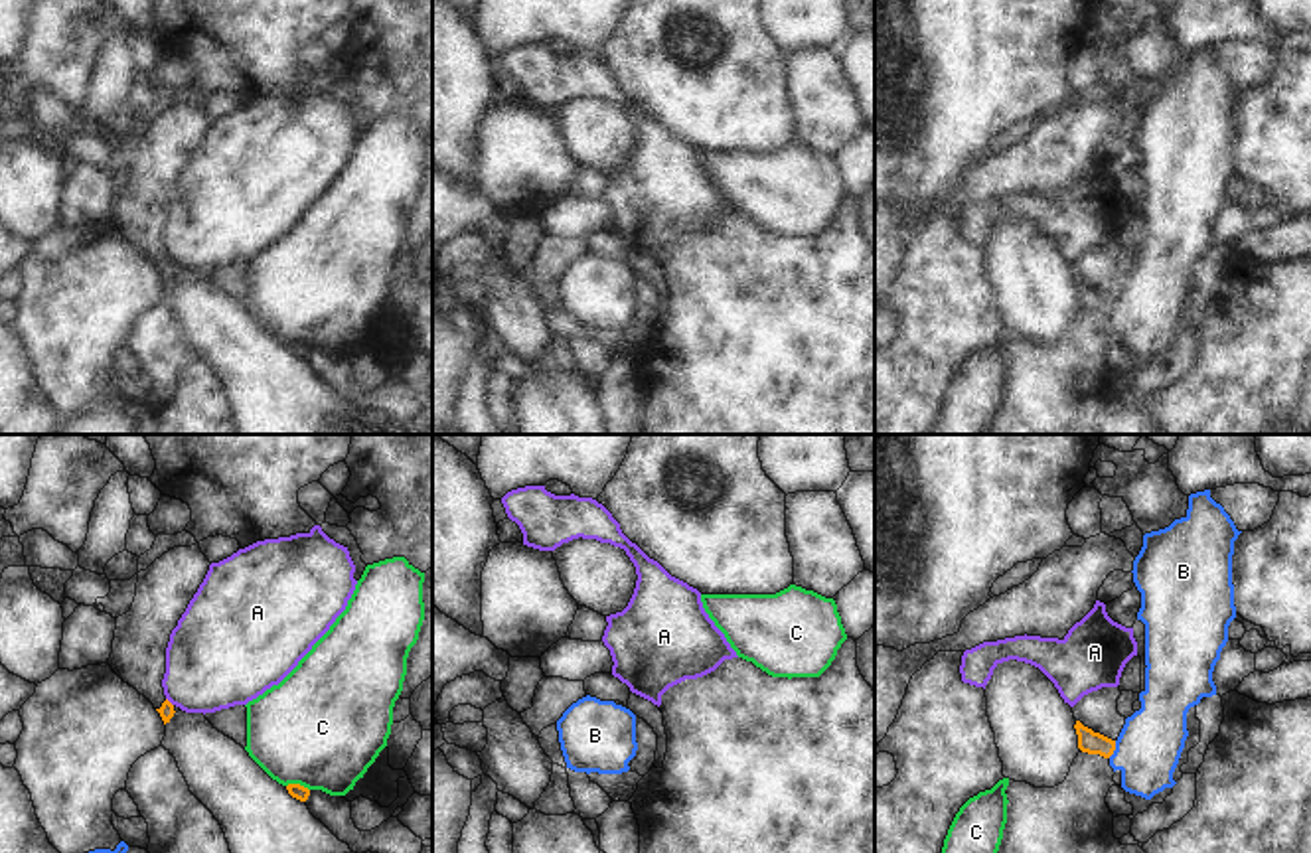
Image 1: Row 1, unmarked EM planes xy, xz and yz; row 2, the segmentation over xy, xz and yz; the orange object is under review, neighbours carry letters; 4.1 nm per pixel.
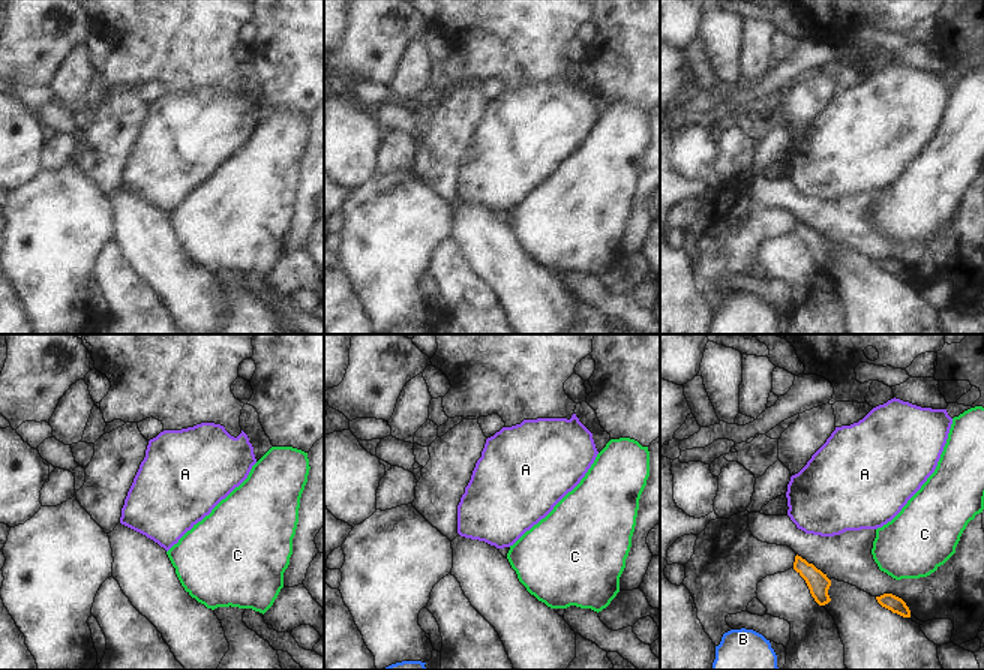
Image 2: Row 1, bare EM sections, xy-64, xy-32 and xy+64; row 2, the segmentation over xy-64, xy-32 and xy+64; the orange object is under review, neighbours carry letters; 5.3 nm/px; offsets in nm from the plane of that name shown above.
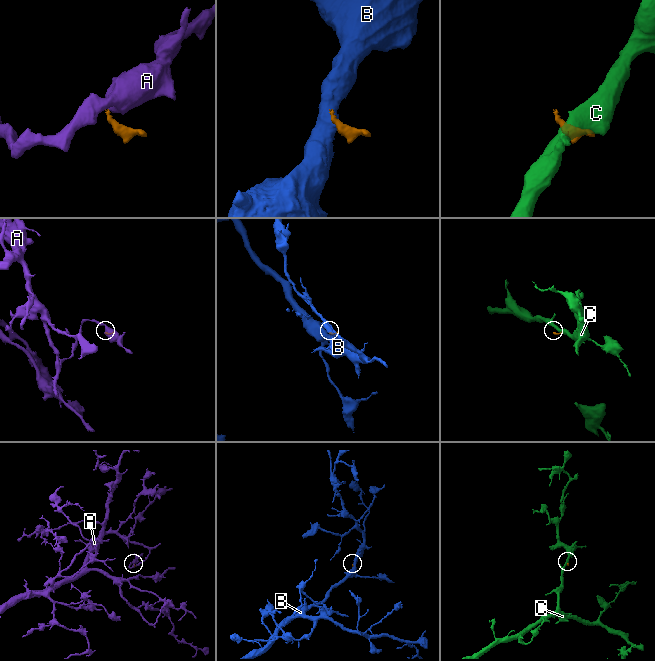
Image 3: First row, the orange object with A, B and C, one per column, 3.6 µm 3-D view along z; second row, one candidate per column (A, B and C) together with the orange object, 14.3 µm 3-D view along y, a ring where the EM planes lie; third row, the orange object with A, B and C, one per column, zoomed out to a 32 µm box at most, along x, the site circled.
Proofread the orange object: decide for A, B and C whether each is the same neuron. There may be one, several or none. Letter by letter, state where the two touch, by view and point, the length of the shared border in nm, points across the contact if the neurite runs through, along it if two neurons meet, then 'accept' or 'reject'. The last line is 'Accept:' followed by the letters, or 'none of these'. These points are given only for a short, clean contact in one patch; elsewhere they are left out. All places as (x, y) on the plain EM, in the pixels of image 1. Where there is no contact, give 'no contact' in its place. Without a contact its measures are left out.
A: contact xy (168, 259); length 50 nm; border xy (166, 255), (172, 263); reject
B: contact yz (1114, 307); length 80 nm; border yz (1116, 299), (1116, 307), (1108, 314); reject
C: contact xy (299, 342); length 100 nm; border xy (287, 342), (303, 342), (308, 348); reject
Accept: none of these

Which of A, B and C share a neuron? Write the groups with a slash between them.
A / B / C

